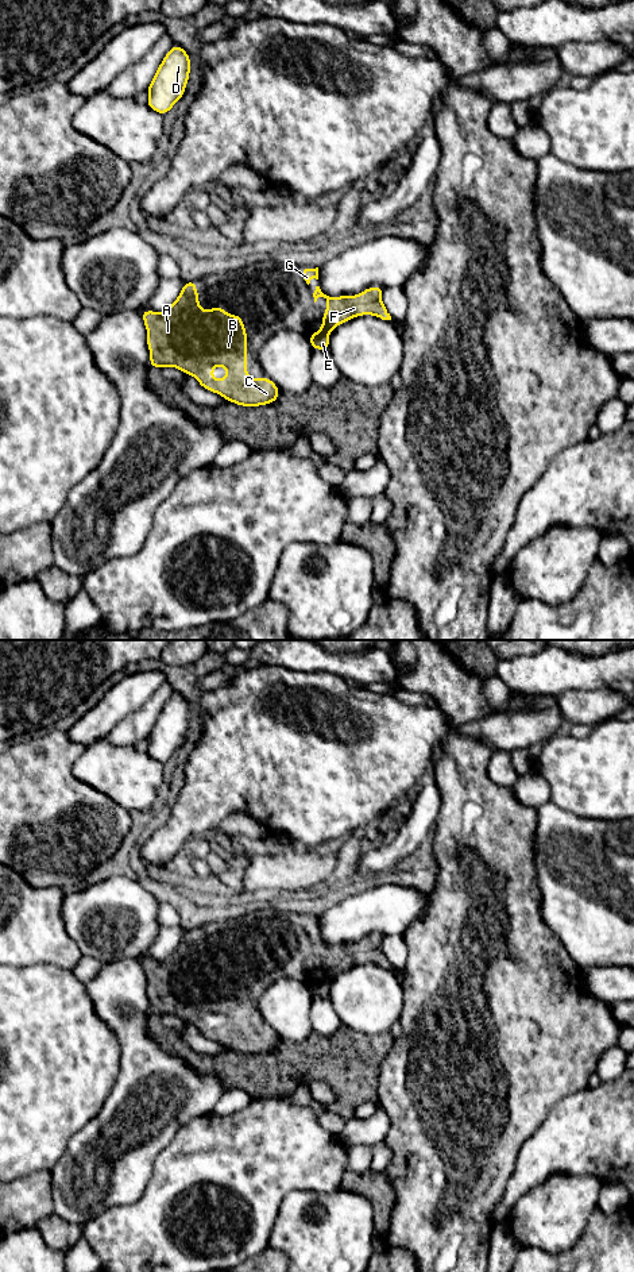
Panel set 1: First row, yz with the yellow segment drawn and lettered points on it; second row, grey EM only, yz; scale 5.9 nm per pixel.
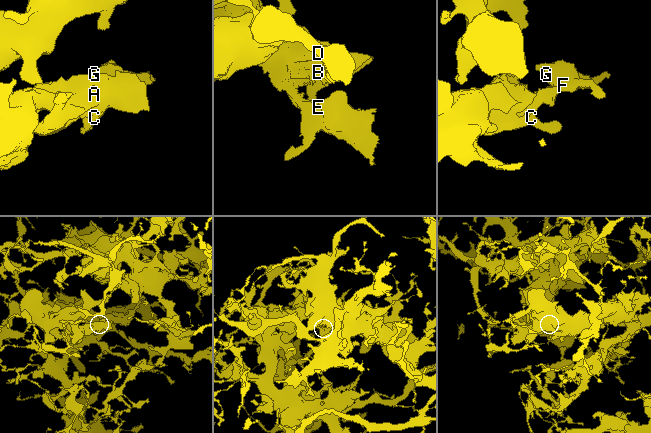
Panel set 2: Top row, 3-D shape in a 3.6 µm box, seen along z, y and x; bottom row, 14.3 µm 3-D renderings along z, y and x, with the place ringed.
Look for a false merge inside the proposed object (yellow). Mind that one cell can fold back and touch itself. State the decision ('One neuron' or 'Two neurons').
Two neurons

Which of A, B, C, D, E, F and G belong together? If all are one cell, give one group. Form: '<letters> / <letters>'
A B C F G / D E

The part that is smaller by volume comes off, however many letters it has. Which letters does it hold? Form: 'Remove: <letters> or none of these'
Remove: A, B, C, F, G

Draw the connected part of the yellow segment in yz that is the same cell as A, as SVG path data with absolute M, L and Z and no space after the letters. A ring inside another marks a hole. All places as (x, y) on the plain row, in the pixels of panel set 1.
M196 929L185 930L178 947L165 960L142 959L140 961L147 976L151 1015L177 1015L183 1022L192 1022L204 1037L240 1055L260 1055L278 1048L281 1040L268 1025L247 1024L247 980L241 965L228 963L223 955L202 959ZM214 1014L224 1014L228 1024L214 1029Z

